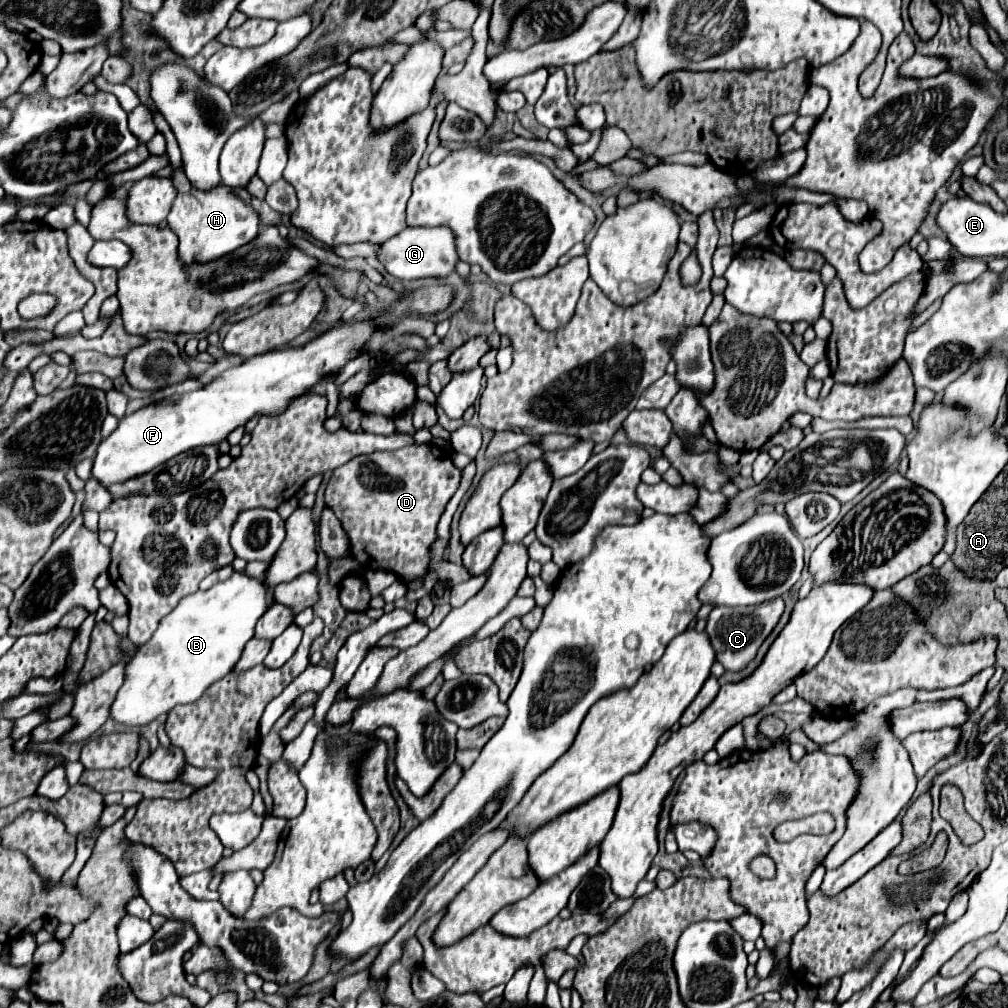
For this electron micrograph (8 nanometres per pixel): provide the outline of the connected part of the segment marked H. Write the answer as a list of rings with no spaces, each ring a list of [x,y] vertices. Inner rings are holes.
[[[182,170],[174,172],[174,182],[178,186],[178,198],[174,200],[174,206],[168,214],[168,228],[180,240],[178,258],[182,264],[214,262],[216,258],[238,250],[240,246],[252,242],[252,238],[258,236],[258,212],[252,206],[244,204],[240,198],[236,198],[228,186],[222,184],[210,192],[196,190],[190,186]]]

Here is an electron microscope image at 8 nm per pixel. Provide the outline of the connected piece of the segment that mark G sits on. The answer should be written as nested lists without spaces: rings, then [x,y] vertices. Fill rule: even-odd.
[[[404,228],[400,234],[382,242],[378,252],[384,268],[400,280],[420,280],[420,278],[446,278],[456,270],[460,256],[456,254],[454,234],[448,228]]]

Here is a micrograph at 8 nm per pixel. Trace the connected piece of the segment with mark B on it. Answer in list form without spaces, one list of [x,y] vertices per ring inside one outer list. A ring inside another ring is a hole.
[[[234,572],[226,582],[220,582],[206,592],[198,590],[182,598],[180,604],[160,620],[154,636],[144,646],[138,646],[128,666],[124,666],[124,684],[120,686],[112,702],[110,718],[128,728],[138,728],[150,724],[162,714],[168,714],[178,704],[198,700],[206,692],[206,688],[210,688],[216,680],[232,672],[244,650],[244,644],[254,636],[256,620],[264,614],[268,604],[270,600],[264,582],[258,578],[250,578],[244,572]]]

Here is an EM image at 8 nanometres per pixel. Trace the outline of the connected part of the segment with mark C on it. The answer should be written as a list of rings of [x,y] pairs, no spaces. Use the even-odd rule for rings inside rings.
[[[774,598],[770,602],[762,602],[758,606],[740,606],[740,608],[728,608],[728,606],[714,606],[714,610],[708,616],[706,634],[712,642],[712,648],[716,652],[716,660],[726,670],[742,670],[758,652],[760,644],[766,640],[766,636],[772,632],[776,622],[780,620],[784,612],[782,598]]]

